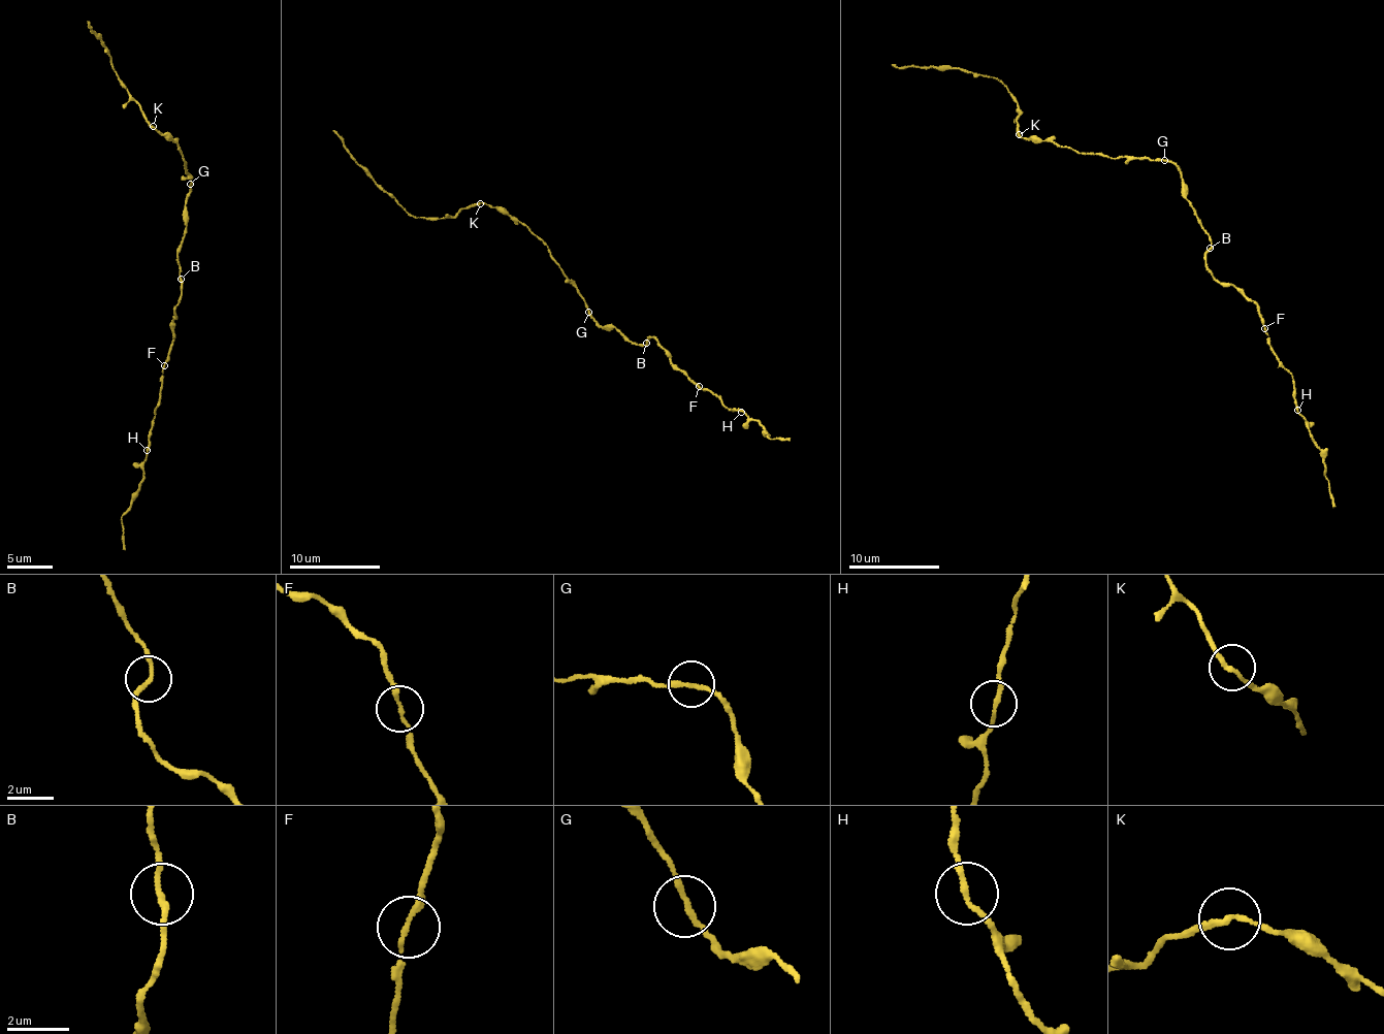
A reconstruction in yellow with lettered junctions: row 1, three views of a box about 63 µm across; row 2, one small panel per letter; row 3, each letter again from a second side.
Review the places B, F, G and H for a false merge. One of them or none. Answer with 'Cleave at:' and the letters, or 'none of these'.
Cleave at: none of these

